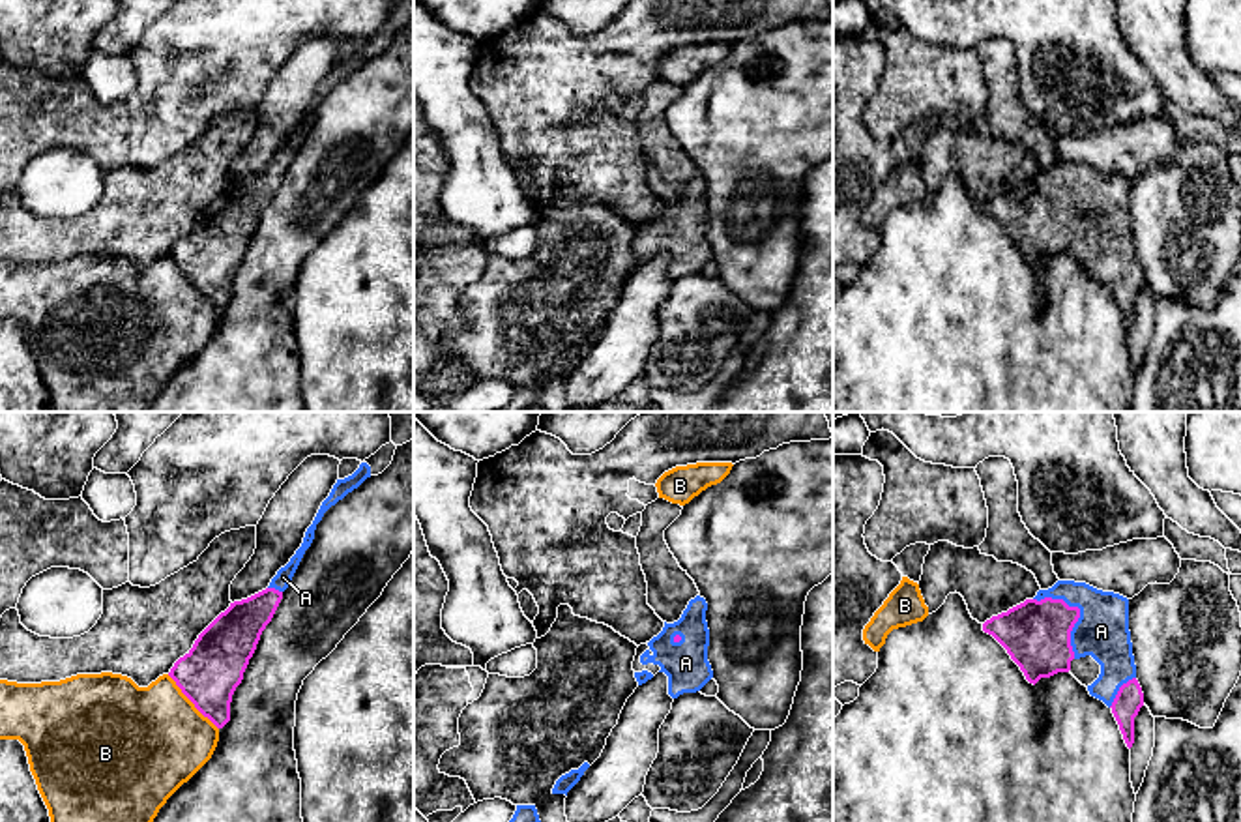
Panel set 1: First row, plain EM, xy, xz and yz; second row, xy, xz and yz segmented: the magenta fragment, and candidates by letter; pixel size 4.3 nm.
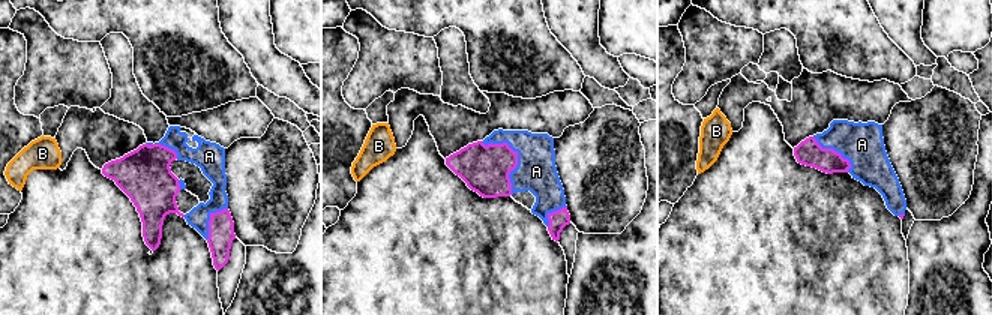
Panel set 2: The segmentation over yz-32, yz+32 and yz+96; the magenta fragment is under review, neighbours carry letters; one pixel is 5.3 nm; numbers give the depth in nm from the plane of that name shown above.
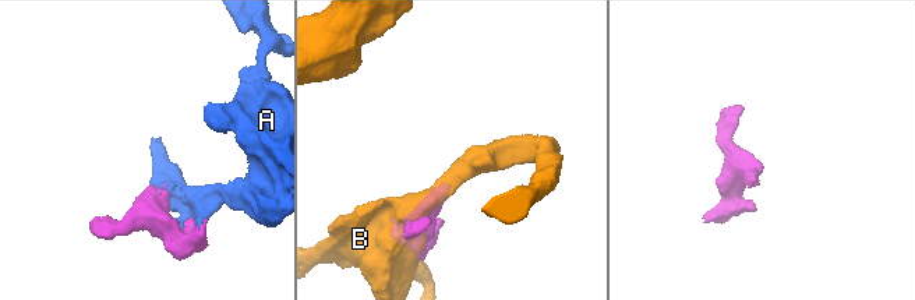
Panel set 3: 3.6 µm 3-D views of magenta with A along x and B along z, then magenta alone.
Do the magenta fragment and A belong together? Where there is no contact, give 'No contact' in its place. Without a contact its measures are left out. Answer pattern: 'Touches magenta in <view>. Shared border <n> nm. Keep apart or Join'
Touches magenta in yz. Shared border 320 nm. Join

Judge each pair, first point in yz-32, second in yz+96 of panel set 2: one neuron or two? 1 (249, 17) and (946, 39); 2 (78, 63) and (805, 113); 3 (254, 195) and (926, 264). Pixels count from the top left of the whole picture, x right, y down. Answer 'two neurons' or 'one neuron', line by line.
1: two neurons
2: two neurons
3: two neurons

